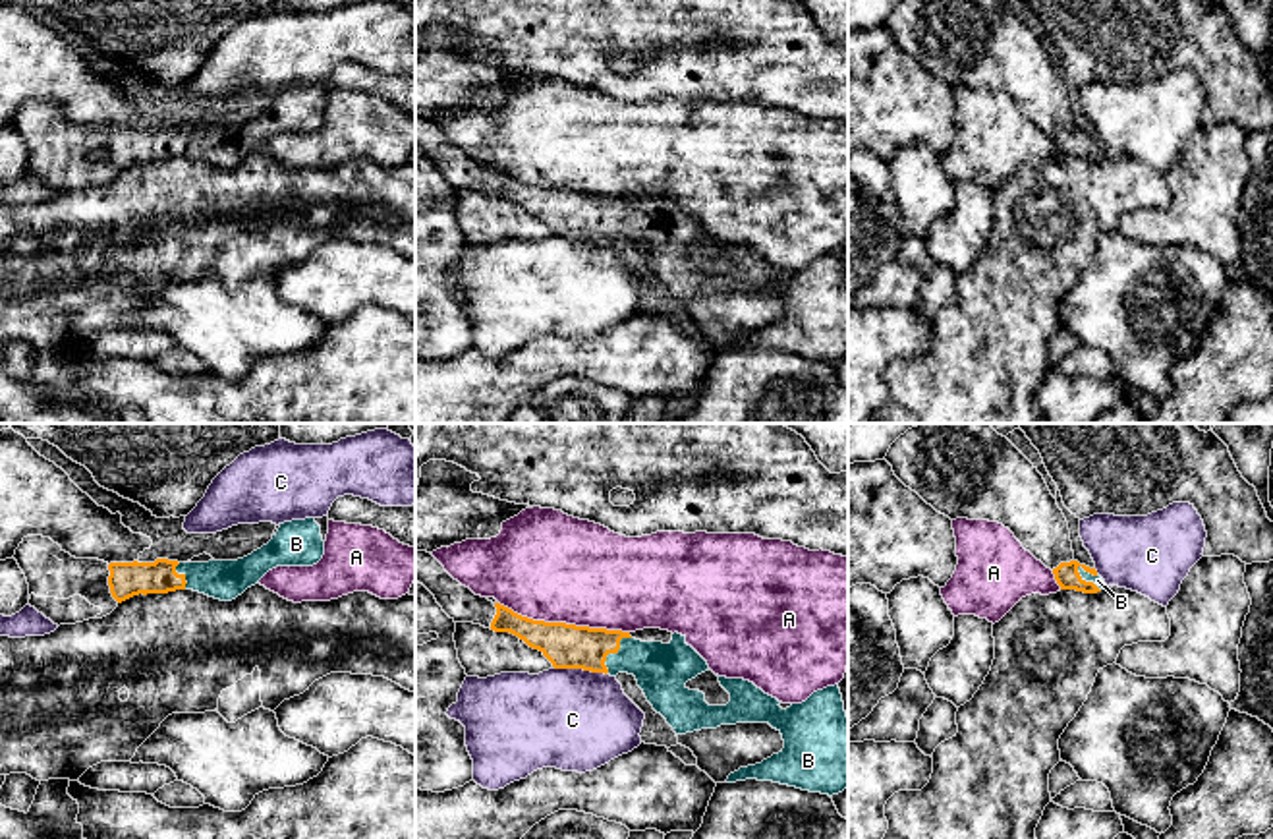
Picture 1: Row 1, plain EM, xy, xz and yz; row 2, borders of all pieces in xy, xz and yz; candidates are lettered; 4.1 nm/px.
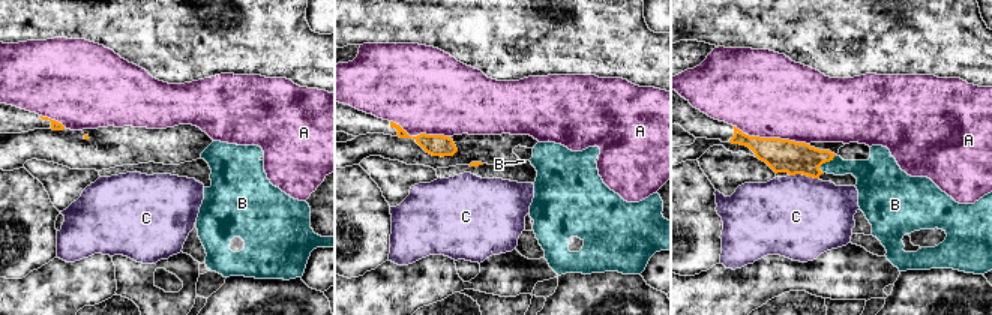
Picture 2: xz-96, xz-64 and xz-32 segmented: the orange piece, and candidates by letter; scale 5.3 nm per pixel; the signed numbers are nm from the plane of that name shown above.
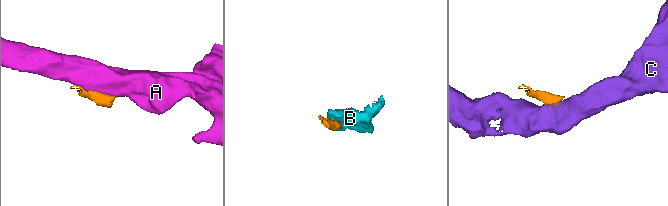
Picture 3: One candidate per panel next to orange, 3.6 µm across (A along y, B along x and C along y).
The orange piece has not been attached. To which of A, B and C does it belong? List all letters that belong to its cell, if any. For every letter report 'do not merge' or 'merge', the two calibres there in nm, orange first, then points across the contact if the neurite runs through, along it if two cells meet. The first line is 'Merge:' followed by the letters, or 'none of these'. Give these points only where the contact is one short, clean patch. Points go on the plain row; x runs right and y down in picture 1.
Merge: B
A: do not merge | 190/460 nm
B: merge | 190/220 nm | across xz (566, 213), (613, 219), (646, 227), (661, 236)
C: do not merge | 190/420 nm | along xz (553, 232), (601, 238), (605, 242)

